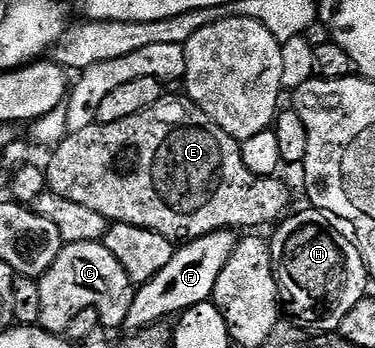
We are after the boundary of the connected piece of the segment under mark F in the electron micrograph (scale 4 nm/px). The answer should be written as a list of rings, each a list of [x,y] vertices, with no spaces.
[[[223,230],[194,238],[180,246],[168,265],[136,290],[134,303],[125,324],[126,328],[131,328],[131,331],[146,329],[167,319],[163,317],[173,313],[182,314],[183,311],[210,300],[216,281],[227,265],[229,257],[234,253],[238,240],[234,230]]]

